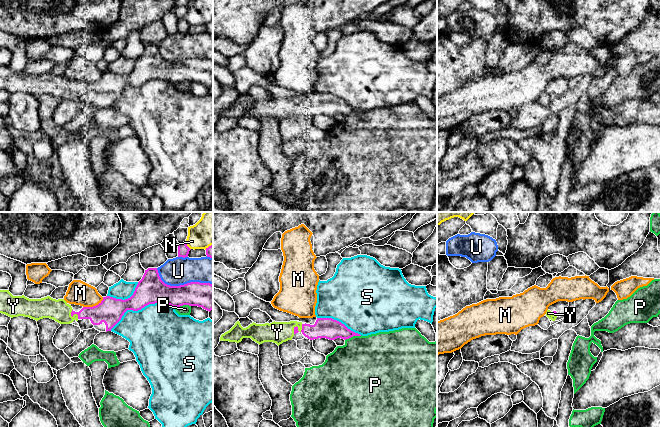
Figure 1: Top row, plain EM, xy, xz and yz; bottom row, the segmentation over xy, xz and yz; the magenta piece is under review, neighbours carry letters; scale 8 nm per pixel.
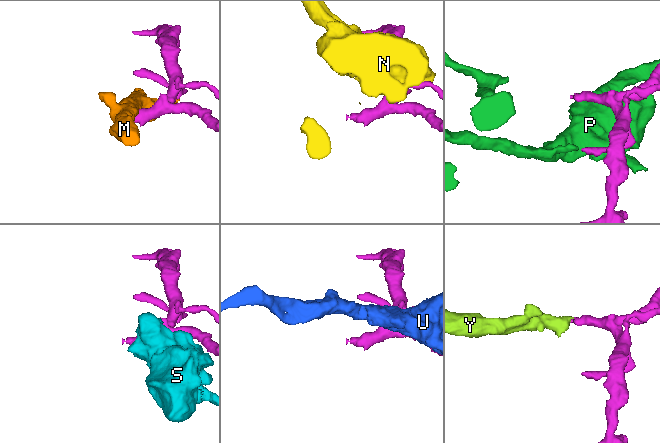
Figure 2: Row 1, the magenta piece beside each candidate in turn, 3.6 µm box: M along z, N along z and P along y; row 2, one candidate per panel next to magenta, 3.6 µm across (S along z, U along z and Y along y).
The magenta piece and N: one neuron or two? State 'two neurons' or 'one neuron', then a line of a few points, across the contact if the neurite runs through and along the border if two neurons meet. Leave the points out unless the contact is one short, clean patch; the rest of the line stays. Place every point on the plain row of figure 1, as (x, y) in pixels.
two neurons; line xy (184, 18), (190, 25)

